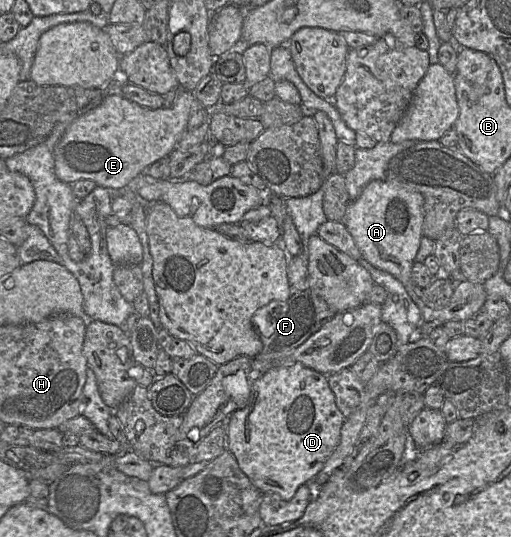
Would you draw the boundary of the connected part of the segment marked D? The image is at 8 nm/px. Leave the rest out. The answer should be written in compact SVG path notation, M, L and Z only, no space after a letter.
M296 362L265 372L252 384L247 402L226 420L227 450L236 458L239 468L262 493L277 493L290 500L297 489L315 480L325 462L339 445L345 418L336 405L328 376Z

